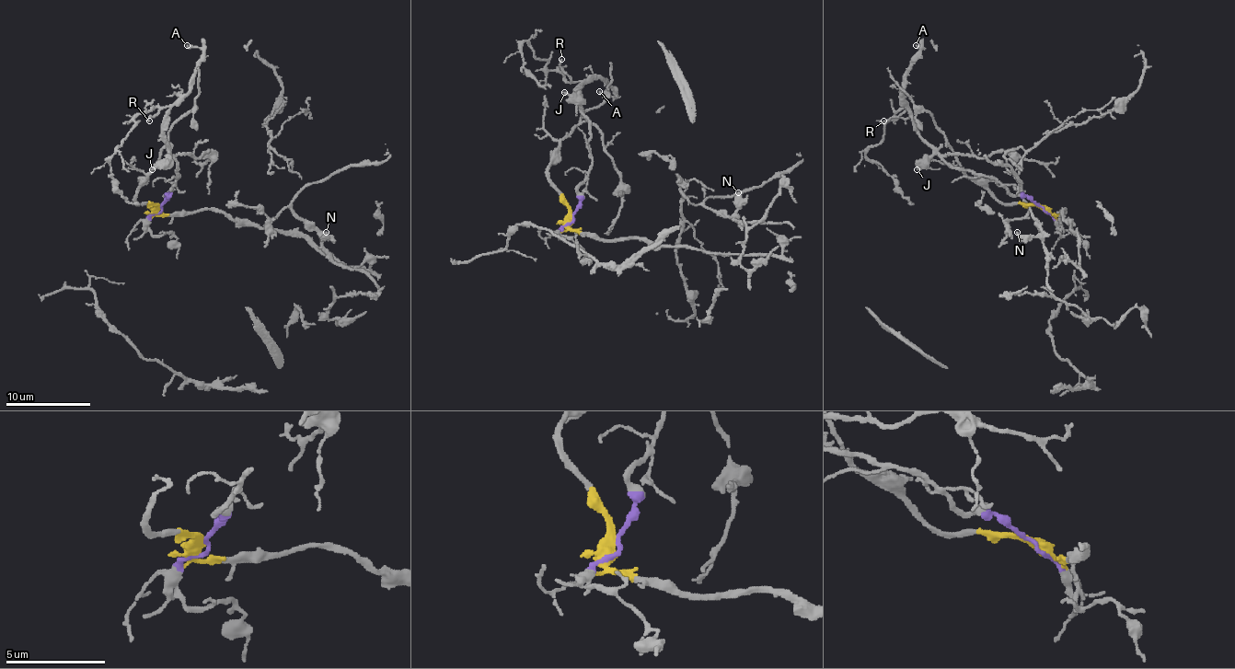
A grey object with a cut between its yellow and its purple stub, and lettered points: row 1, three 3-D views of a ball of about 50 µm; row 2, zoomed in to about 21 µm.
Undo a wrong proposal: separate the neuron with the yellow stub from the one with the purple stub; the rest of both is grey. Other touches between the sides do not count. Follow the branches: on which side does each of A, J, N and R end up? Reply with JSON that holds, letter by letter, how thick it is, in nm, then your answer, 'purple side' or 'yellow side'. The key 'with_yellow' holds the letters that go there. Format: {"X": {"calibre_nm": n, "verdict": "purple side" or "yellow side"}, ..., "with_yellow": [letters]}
{"A": {"calibre_nm": 150, "verdict": "purple side"}, "J": {"calibre_nm": 200, "verdict": "purple side"}, "N": {"calibre_nm": 320, "verdict": "yellow side"}, "R": {"calibre_nm": 120, "verdict": "purple side"}, "with_yellow": ["N"]}

